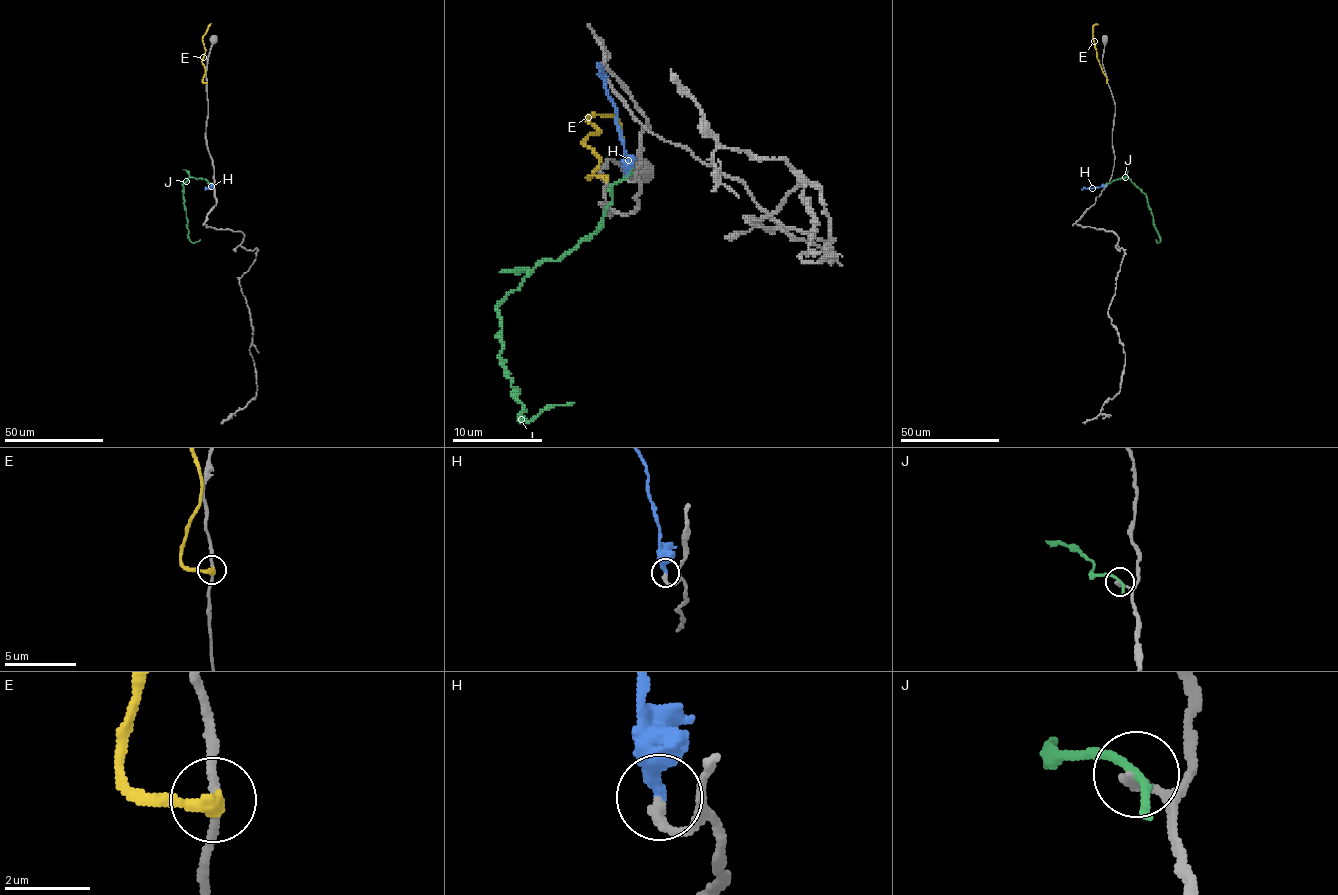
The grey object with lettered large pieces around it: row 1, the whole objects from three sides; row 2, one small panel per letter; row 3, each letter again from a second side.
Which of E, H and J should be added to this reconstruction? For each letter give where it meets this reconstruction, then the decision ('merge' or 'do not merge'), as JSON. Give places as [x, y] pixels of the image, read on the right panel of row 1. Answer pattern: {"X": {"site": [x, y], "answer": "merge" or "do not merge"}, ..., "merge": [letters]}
{"E": {"site": [1107, 83], "answer": "do not merge"}, "H": {"site": [1106, 184], "answer": "do not merge"}, "J": {"site": [1106, 184], "answer": "do not merge"}, "merge": []}

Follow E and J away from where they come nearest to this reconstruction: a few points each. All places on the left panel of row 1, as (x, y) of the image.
E: (207, 83), (203, 82), (205, 69), (202, 37), (210, 24)
J: (212, 184), (204, 179), (189, 177), (183, 186), (189, 240), (200, 240)

